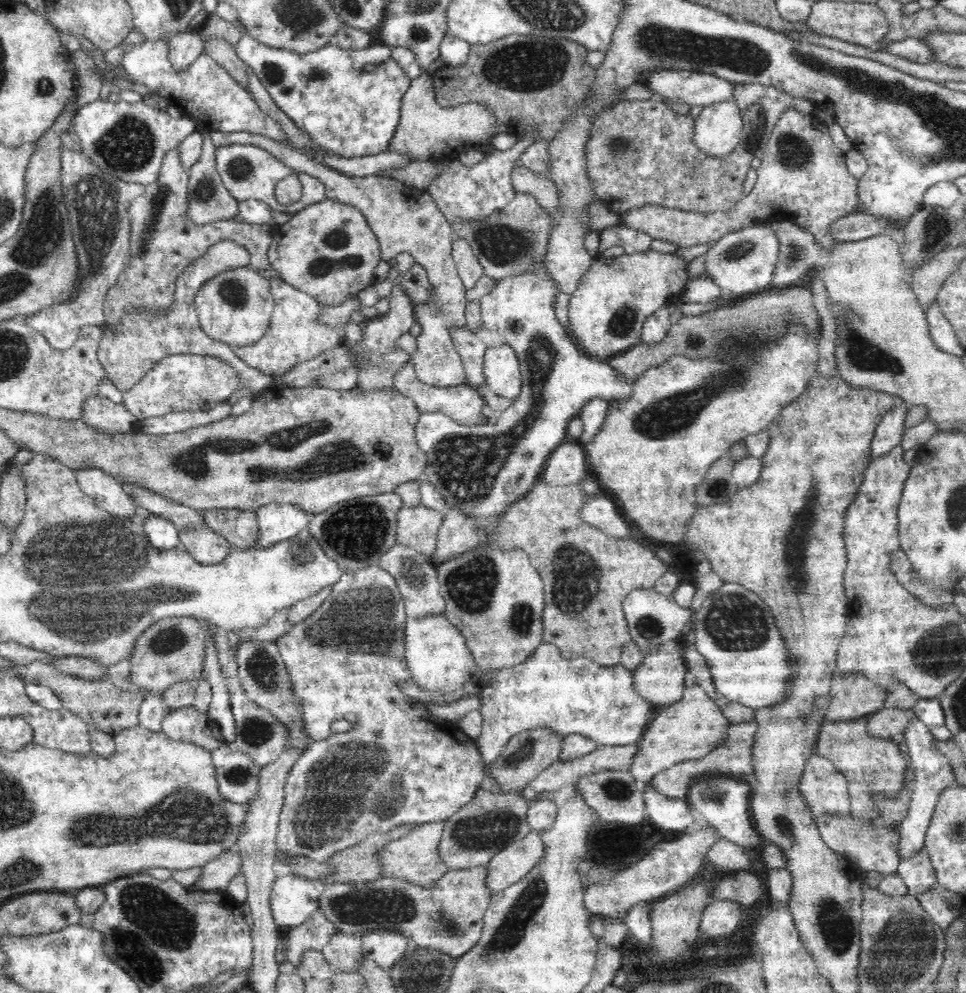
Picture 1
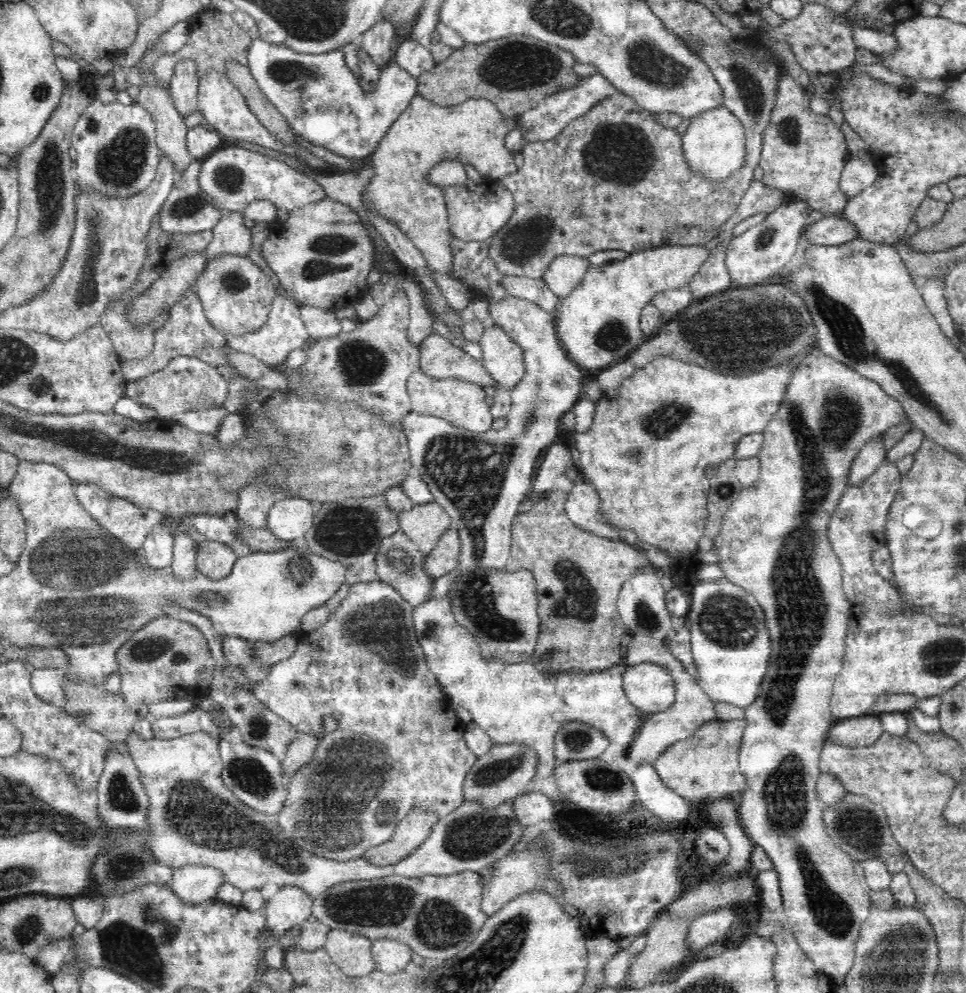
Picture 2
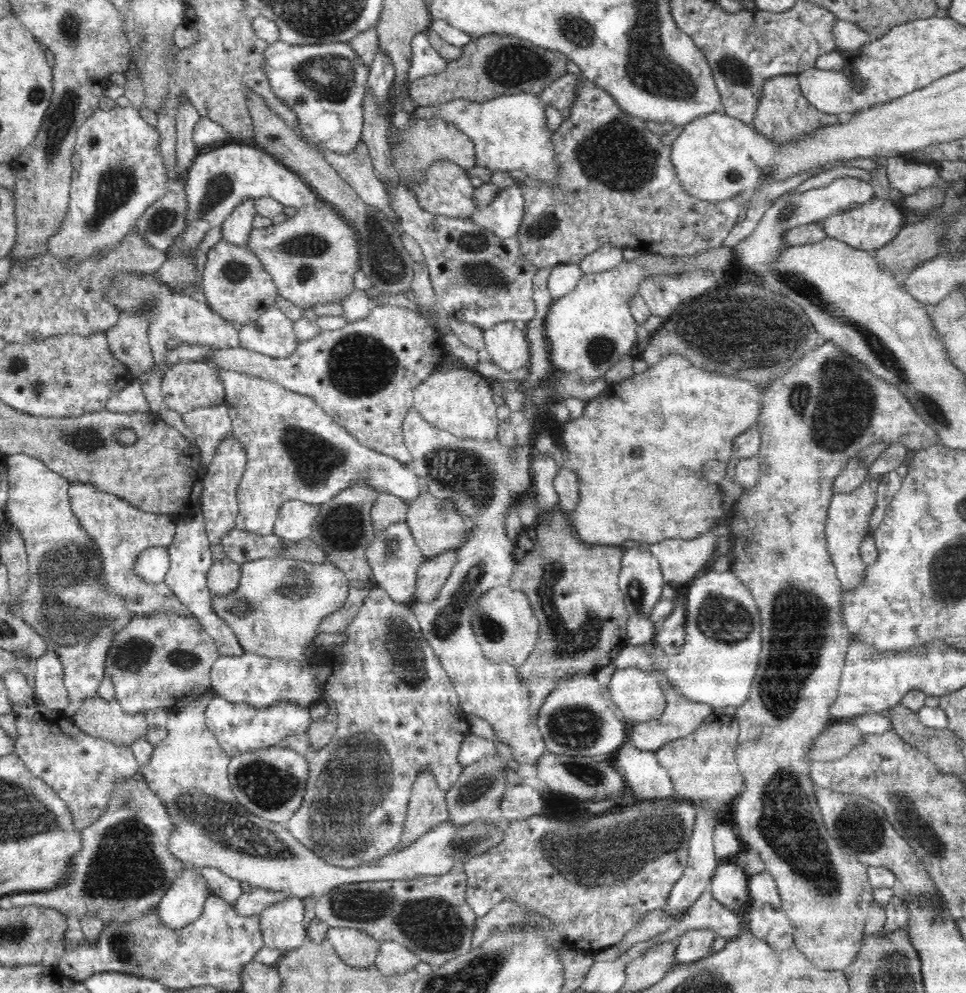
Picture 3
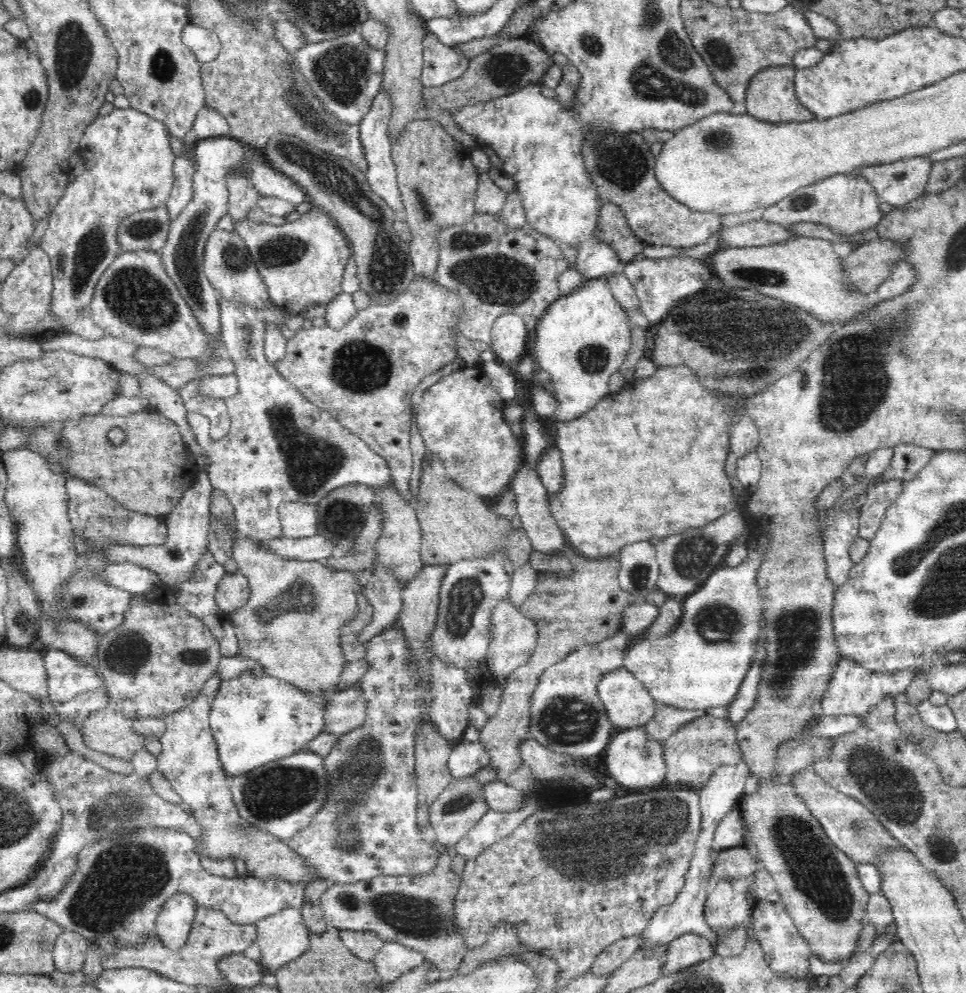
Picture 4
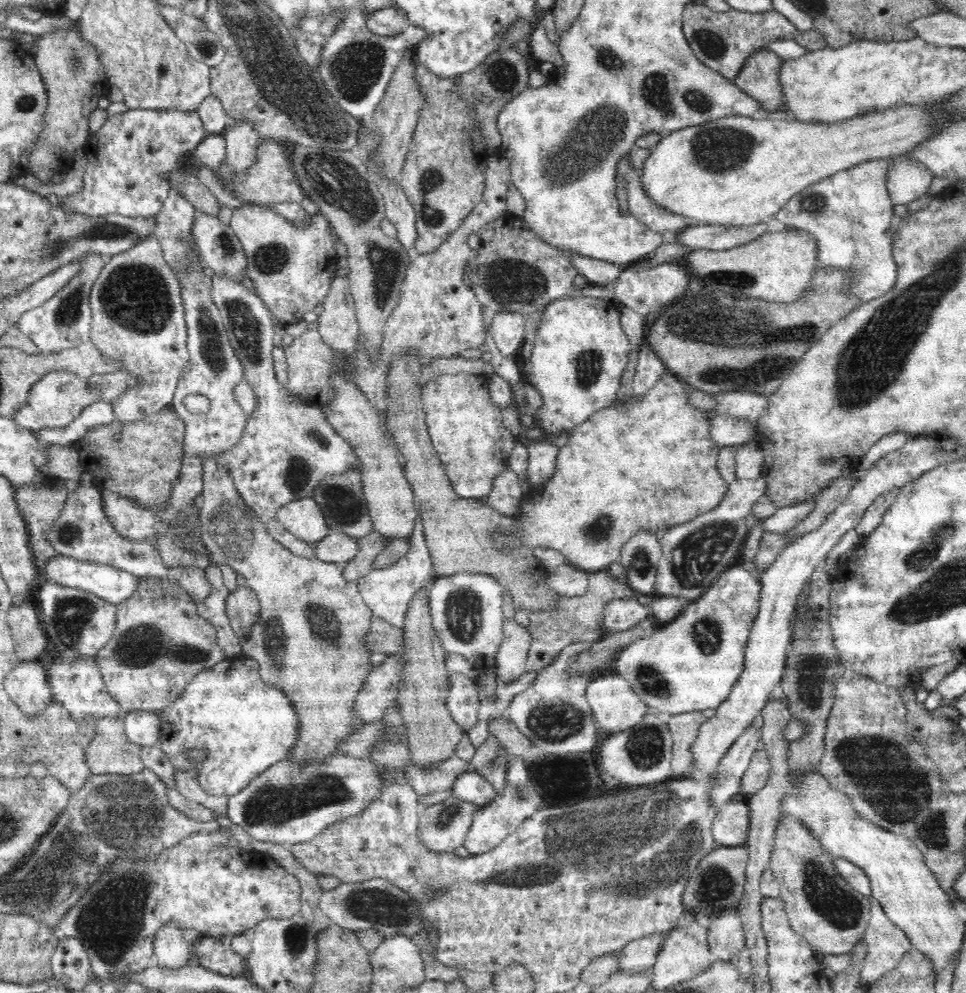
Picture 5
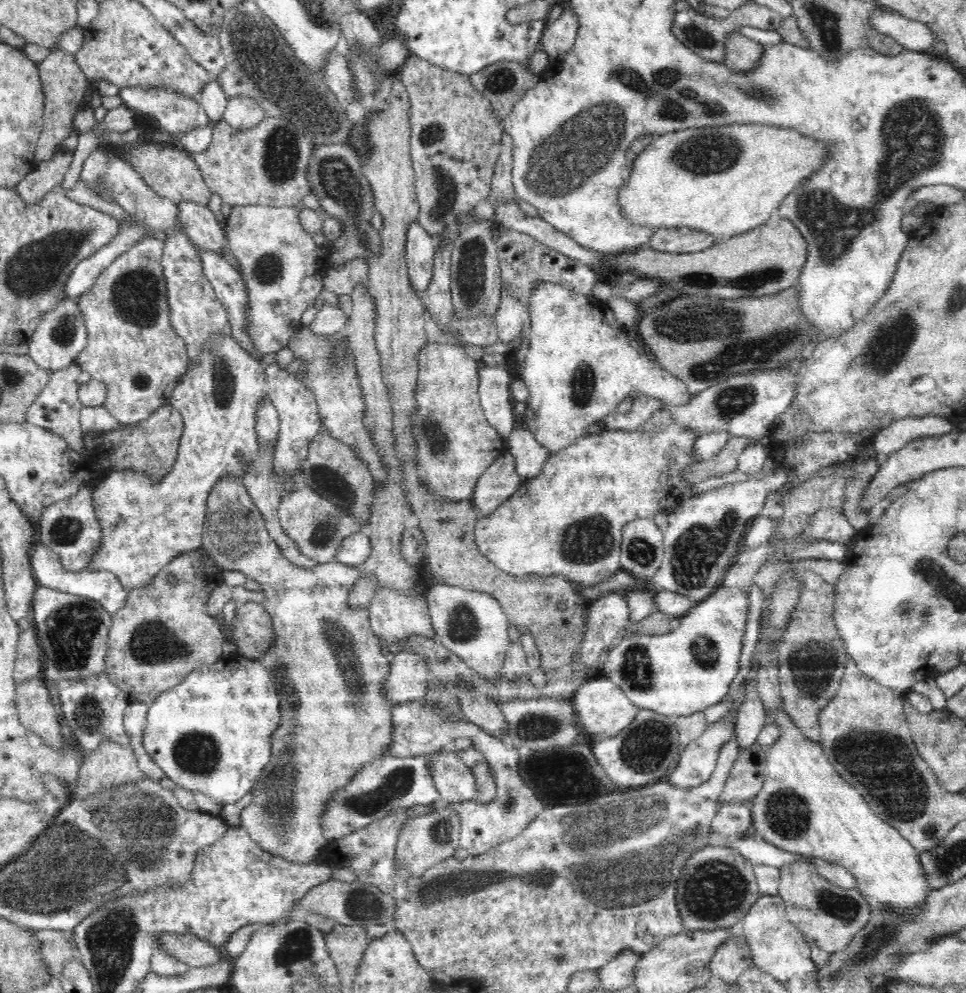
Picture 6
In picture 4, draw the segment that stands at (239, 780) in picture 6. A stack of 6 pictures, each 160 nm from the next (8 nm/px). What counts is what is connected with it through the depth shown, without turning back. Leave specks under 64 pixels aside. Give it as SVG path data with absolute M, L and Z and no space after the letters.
M244 672L234 680L224 680L220 683L218 694L210 708L209 721L213 737L218 745L218 754L224 773L234 779L246 775L256 768L286 758L295 752L305 749L305 745L314 740L322 732L325 724L326 699L312 699L299 688L290 683L270 677L253 676Z

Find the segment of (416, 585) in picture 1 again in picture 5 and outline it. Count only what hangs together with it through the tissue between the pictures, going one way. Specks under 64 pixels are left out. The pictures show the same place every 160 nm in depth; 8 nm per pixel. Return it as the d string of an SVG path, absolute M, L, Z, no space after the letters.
M338 373L331 378L331 389L335 393L333 394L331 403L327 407L322 408L323 413L326 415L332 429L336 431L336 434L340 435L354 449L357 460L360 462L363 493L368 503L370 517L372 517L373 530L385 536L385 540L392 540L398 537L410 539L416 518L418 518L416 515L418 507L415 504L412 487L405 477L400 454L390 444L390 439L383 432L380 419L378 419L378 411L364 397L362 389L348 375L344 375L344 373Z

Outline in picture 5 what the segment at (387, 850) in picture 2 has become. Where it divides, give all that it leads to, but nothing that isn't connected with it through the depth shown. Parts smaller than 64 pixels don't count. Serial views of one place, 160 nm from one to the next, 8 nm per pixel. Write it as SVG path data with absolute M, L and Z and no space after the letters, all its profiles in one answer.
M432 578L428 582L426 588L422 588L410 602L410 608L406 612L406 622L404 622L405 633L405 644L407 645L405 654L402 655L403 660L405 660L404 677L402 682L400 682L400 693L398 699L398 708L400 708L401 716L403 717L403 723L407 728L407 739L409 740L409 752L410 758L415 764L419 766L432 766L438 764L438 761L446 760L447 758L455 756L455 750L458 746L462 736L466 731L458 723L454 721L454 717L450 714L447 708L448 702L447 697L450 690L449 672L446 670L446 652L440 643L440 638L436 635L434 631L434 625L432 624L432 617L429 611L429 588L434 584L436 578Z

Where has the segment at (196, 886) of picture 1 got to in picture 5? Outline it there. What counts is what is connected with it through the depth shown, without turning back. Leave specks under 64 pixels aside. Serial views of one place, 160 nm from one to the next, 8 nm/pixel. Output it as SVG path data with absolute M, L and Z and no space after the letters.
M170 922L160 928L155 936L153 963L162 968L184 968L190 956L189 944L184 939L183 928Z

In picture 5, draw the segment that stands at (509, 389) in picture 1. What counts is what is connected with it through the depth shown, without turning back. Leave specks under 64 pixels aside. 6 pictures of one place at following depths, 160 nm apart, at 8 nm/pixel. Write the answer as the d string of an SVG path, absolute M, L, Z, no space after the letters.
M516 311L499 312L492 319L489 330L497 347L506 358L515 358L524 342L526 318Z

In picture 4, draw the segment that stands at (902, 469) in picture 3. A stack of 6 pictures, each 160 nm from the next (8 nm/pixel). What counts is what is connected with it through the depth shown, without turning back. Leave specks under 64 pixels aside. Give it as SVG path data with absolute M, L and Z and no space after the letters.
M888 480L870 487L862 500L859 537L872 540L880 528L888 507L902 492L904 481Z

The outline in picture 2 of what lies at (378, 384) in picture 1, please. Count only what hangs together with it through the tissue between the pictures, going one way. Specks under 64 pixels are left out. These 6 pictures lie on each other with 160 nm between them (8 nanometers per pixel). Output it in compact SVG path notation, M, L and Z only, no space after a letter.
M398 289L398 292L383 306L378 314L364 322L357 324L351 332L339 332L335 337L315 339L315 343L307 351L306 362L298 368L288 367L286 363L270 366L279 370L289 378L288 390L298 396L305 396L310 400L326 402L355 402L358 406L383 416L386 422L398 422L400 418L410 414L410 395L406 382L412 372L420 371L420 345L412 343L408 337L409 304L408 296Z

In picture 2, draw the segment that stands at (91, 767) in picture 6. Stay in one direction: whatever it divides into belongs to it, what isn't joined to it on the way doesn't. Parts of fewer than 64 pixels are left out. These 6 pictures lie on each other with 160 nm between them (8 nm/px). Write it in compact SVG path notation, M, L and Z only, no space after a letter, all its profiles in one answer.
M65 680L62 687L64 687L66 694L66 705L64 708L69 716L83 722L92 730L102 733L112 743L124 743L130 732L133 732L134 724L138 720L144 720L144 718L149 716L148 705L140 704L136 707L130 707L126 705L121 694L108 692L103 684L74 684Z

